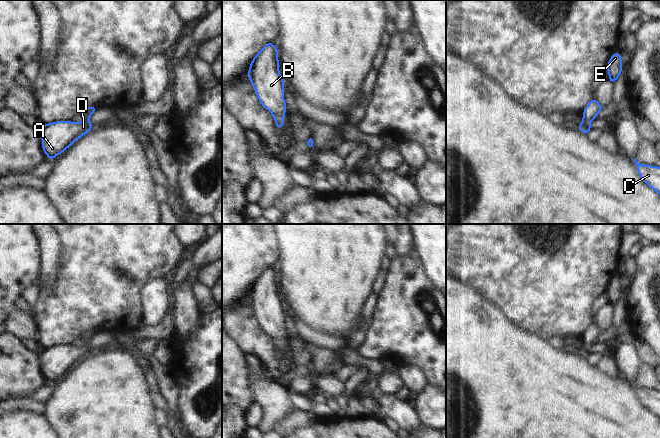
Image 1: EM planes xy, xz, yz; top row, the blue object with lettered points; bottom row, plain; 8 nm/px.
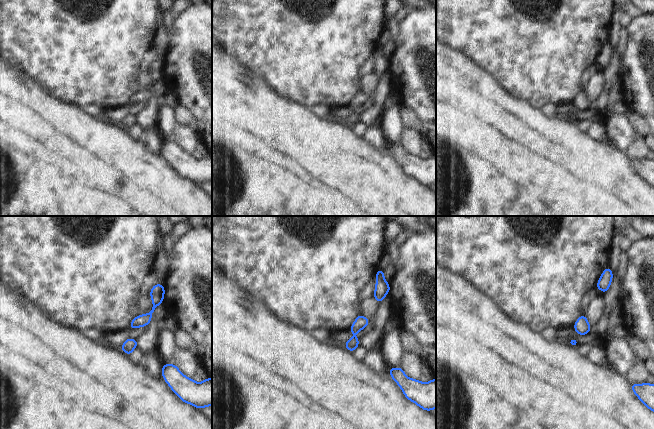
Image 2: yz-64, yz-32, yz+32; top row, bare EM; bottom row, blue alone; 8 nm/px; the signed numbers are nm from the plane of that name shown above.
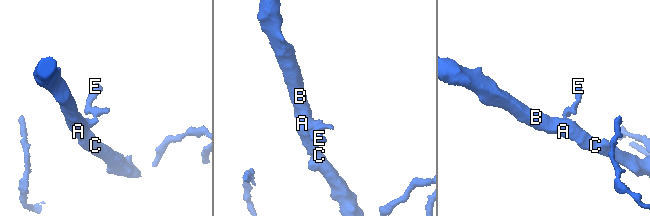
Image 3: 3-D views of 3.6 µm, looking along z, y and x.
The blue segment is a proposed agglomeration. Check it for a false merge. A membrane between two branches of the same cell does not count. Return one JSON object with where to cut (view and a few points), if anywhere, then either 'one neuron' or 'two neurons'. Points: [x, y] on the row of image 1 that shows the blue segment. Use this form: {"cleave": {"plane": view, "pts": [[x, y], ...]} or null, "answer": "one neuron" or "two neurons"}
{"cleave": null, "answer": "one neuron"}

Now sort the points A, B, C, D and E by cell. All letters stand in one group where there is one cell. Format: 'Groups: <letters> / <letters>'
Groups: A B C D E.

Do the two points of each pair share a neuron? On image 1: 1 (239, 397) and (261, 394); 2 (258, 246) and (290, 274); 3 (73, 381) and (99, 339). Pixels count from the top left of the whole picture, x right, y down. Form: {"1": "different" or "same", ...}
{"1": "different", "2": "different", "3": "different"}

